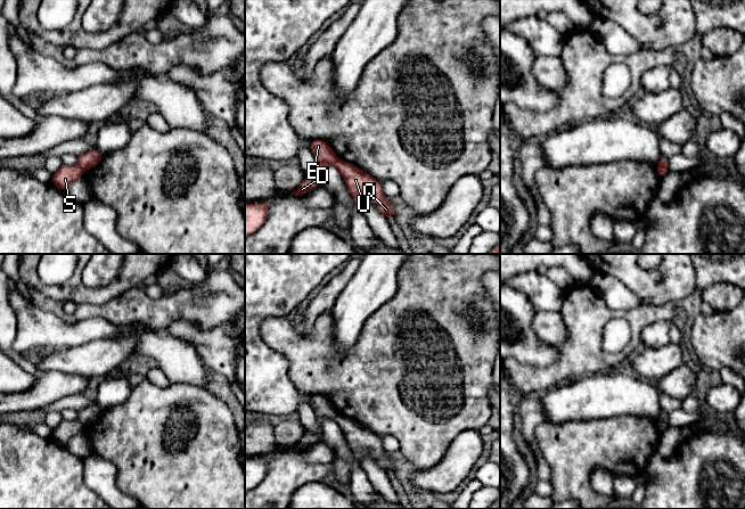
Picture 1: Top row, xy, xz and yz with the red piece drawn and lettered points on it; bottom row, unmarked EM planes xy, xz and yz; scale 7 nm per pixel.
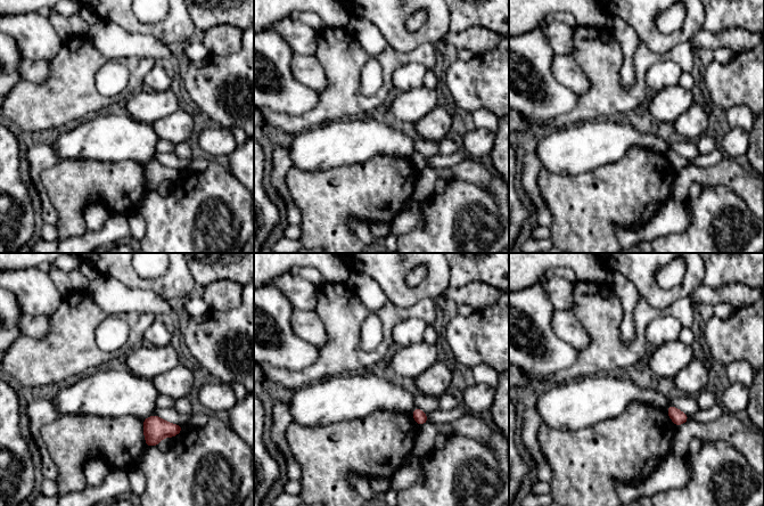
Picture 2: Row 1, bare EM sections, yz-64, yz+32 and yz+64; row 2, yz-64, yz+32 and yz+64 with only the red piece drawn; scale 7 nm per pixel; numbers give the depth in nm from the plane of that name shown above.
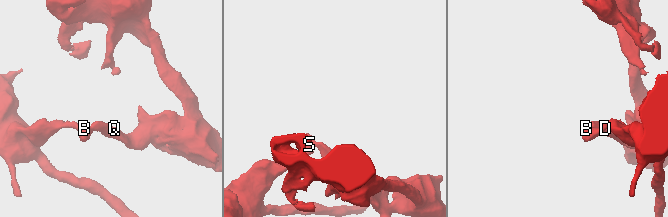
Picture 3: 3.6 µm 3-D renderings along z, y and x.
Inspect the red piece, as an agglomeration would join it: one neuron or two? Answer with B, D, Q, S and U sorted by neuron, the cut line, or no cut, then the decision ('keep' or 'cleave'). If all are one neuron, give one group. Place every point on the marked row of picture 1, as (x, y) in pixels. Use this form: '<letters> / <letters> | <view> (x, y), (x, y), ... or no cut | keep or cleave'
B D S / Q U | xy (78, 164), (83, 171) | cleave

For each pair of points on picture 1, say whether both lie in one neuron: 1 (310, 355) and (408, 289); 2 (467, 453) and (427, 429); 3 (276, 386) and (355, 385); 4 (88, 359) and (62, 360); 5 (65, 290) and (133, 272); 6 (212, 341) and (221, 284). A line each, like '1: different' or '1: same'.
1: same
2: different
3: different
4: same
5: same
6: different

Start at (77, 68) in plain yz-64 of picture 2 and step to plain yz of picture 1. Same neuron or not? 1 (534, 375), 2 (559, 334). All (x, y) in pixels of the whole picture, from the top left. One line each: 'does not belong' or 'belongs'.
1: belongs
2: does not belong

